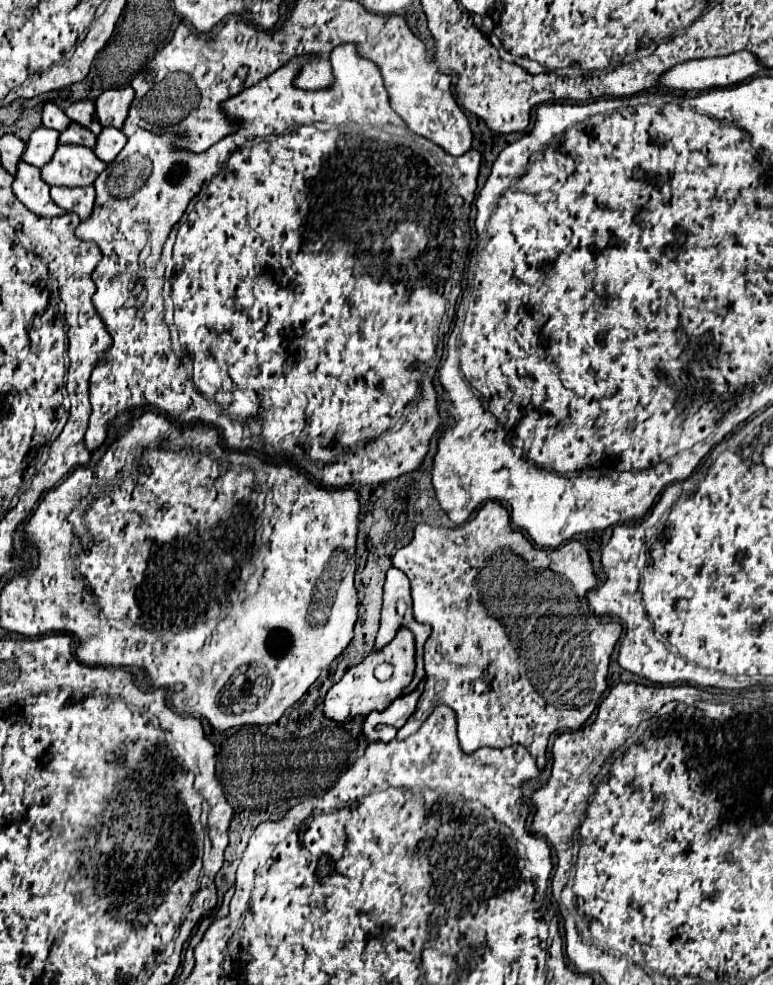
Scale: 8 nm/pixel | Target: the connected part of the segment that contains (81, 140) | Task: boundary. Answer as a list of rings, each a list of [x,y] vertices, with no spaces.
[[[71,123],[61,135],[59,143],[69,143],[69,145],[85,145],[85,147],[95,147],[95,135],[87,131],[85,127],[79,127],[79,123]]]

